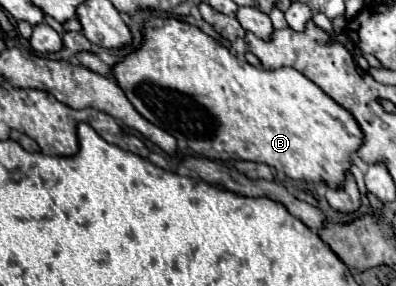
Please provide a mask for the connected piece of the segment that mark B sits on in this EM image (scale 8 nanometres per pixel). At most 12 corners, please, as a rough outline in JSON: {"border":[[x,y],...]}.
{"border":[[149,17],[111,75],[209,159],[337,187],[363,141],[291,67]]}

